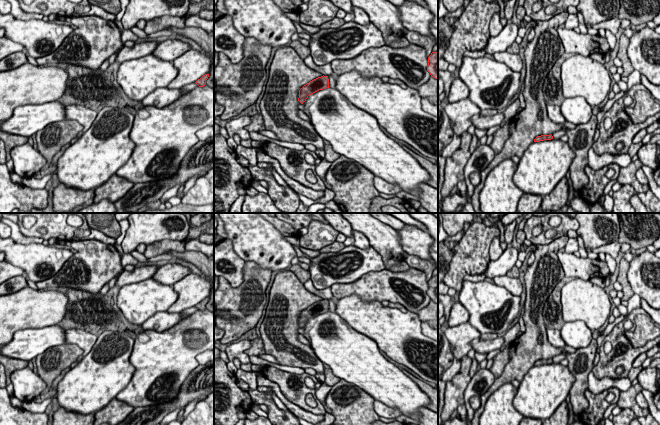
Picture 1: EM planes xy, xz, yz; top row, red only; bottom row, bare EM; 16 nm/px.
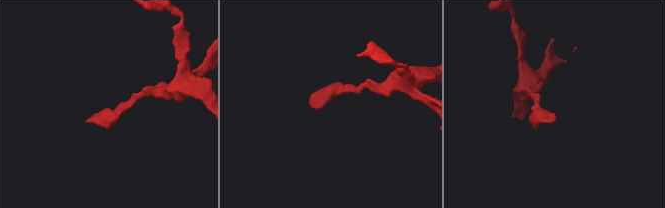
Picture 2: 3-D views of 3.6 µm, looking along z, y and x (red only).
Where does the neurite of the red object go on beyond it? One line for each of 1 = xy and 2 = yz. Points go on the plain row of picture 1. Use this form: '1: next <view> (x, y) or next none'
1: next none
2: next none

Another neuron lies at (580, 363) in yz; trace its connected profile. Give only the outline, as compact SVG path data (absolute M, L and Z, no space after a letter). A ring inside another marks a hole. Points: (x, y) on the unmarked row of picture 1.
M592 339L587 347L579 348L574 353L566 353L568 368L575 377L570 389L570 402L575 415L580 416L589 403L585 397L588 388L588 375L593 370L597 349L597 339Z

